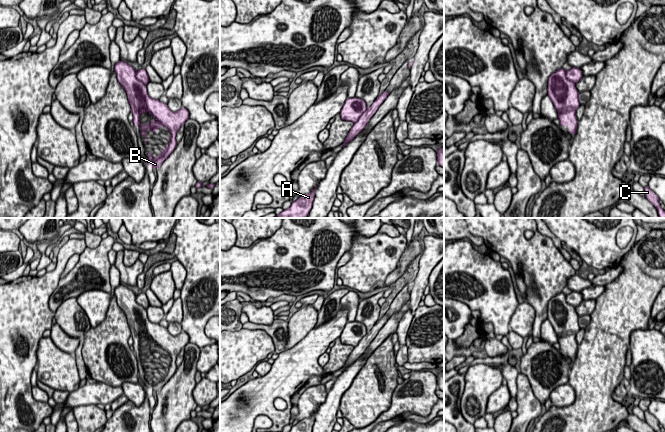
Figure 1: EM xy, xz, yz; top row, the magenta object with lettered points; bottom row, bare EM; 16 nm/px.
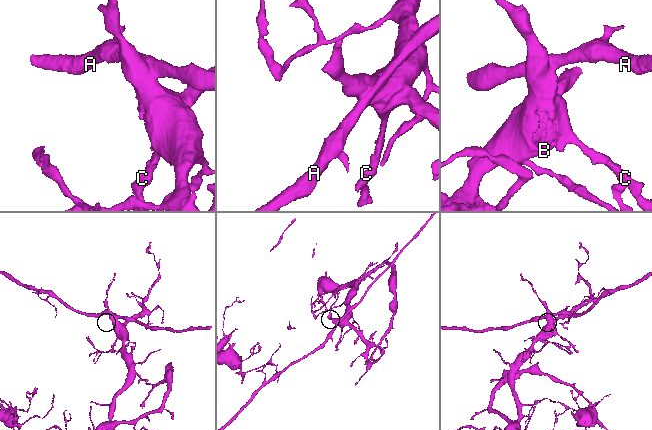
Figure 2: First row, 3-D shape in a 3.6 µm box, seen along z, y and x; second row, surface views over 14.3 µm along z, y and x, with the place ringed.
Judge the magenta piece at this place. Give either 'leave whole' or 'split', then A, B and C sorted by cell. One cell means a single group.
split; groups A / B C

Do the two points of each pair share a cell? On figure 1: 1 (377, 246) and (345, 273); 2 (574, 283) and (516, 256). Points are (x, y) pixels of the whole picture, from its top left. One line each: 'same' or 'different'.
1: same
2: different

